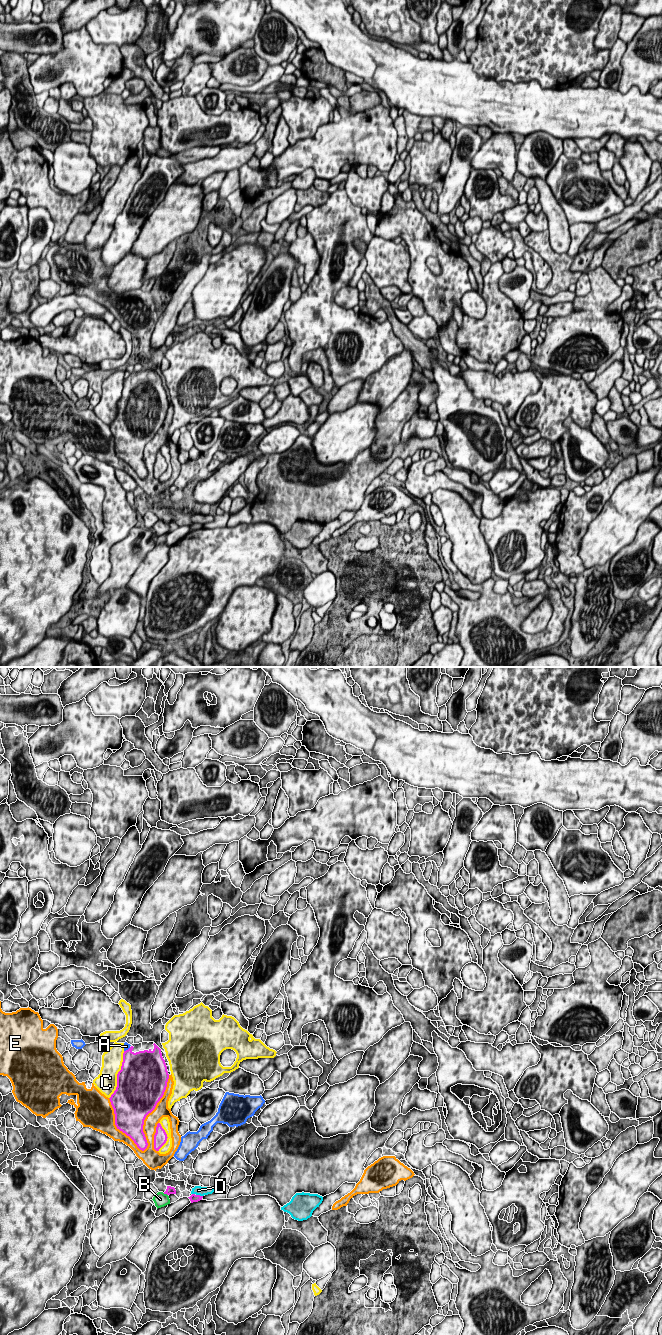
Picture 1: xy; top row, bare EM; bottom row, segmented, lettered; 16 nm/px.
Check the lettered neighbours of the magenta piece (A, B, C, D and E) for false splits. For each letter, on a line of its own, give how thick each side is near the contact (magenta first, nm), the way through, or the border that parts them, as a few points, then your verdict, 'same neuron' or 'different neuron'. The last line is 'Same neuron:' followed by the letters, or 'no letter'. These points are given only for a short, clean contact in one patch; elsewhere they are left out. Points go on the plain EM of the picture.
A: calibres 360 and 100 nm; different neuron
B: calibres 130 and 220 nm; border xy (163, 521), (167, 523); different neuron
C: calibres 500 and 340 nm; different neuron
D: calibres 130 and 160 nm; border xy (196, 522), (202, 524); different neuron
E: calibres 500 and 240 nm; different neuron
Same neuron: no letter

